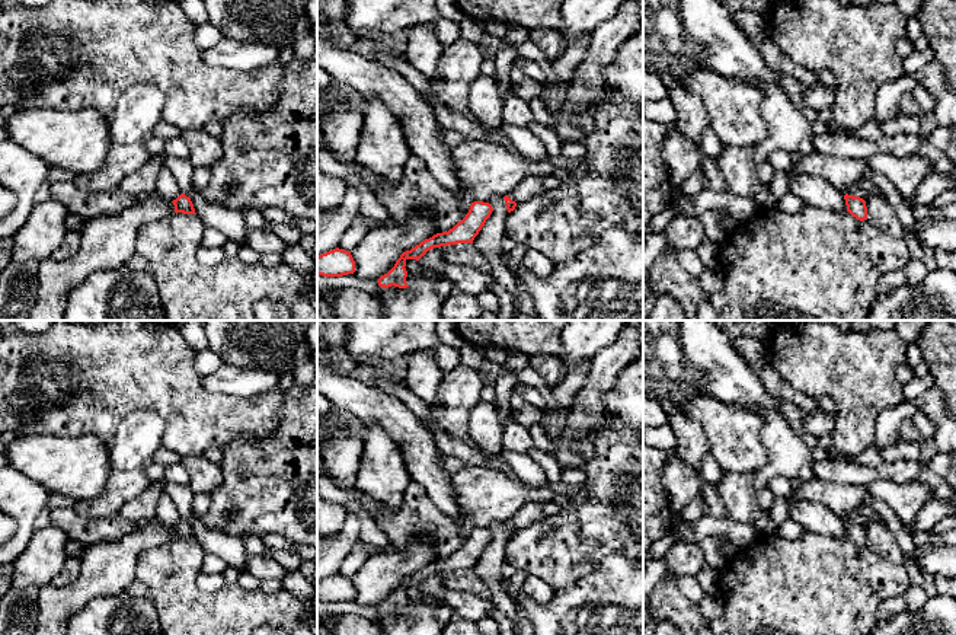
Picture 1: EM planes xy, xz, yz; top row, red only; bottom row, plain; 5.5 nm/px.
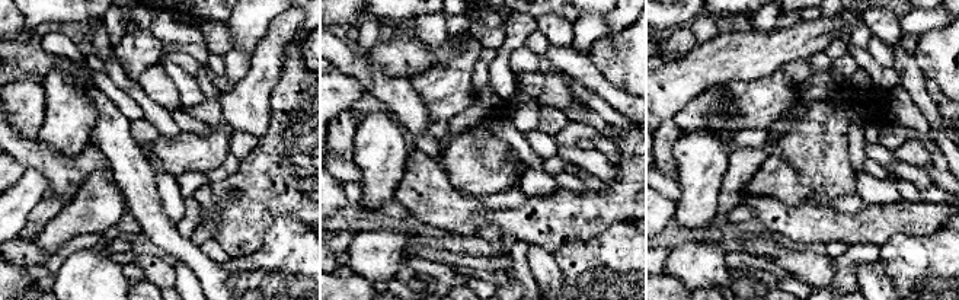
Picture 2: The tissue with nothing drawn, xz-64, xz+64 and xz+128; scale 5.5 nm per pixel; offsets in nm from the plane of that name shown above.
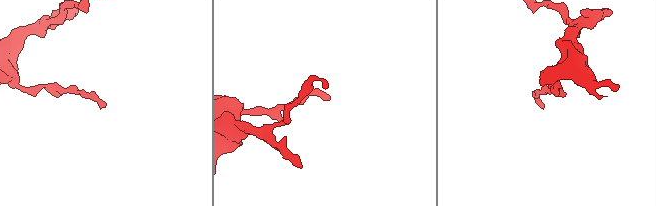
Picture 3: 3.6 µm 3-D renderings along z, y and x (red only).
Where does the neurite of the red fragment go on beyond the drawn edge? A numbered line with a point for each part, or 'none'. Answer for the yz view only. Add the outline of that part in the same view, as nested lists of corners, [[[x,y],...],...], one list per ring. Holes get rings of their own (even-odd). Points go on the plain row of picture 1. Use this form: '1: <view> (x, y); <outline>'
none

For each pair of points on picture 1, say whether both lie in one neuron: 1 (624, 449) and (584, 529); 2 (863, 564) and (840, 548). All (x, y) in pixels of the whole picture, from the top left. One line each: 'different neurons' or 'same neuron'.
1: same neuron
2: same neuron

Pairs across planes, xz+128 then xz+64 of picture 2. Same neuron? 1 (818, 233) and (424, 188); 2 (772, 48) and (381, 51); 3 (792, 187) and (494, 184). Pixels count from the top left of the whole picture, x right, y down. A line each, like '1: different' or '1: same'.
1: same
2: same
3: same

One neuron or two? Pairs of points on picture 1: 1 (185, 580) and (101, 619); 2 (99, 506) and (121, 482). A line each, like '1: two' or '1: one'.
1: two
2: one

